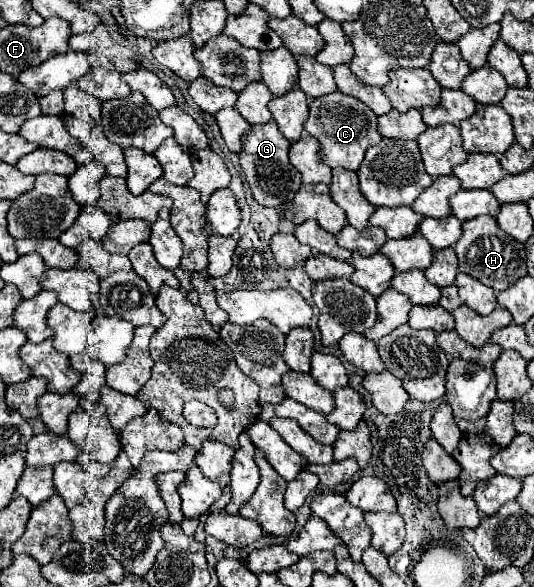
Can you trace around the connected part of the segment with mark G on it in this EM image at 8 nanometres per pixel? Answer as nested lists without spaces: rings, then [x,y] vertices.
[[[271,120],[267,124],[251,126],[251,130],[241,140],[239,164],[247,176],[247,184],[253,192],[253,198],[263,206],[279,206],[295,196],[301,186],[301,176],[289,162],[289,146],[291,142],[279,132],[277,124]]]

